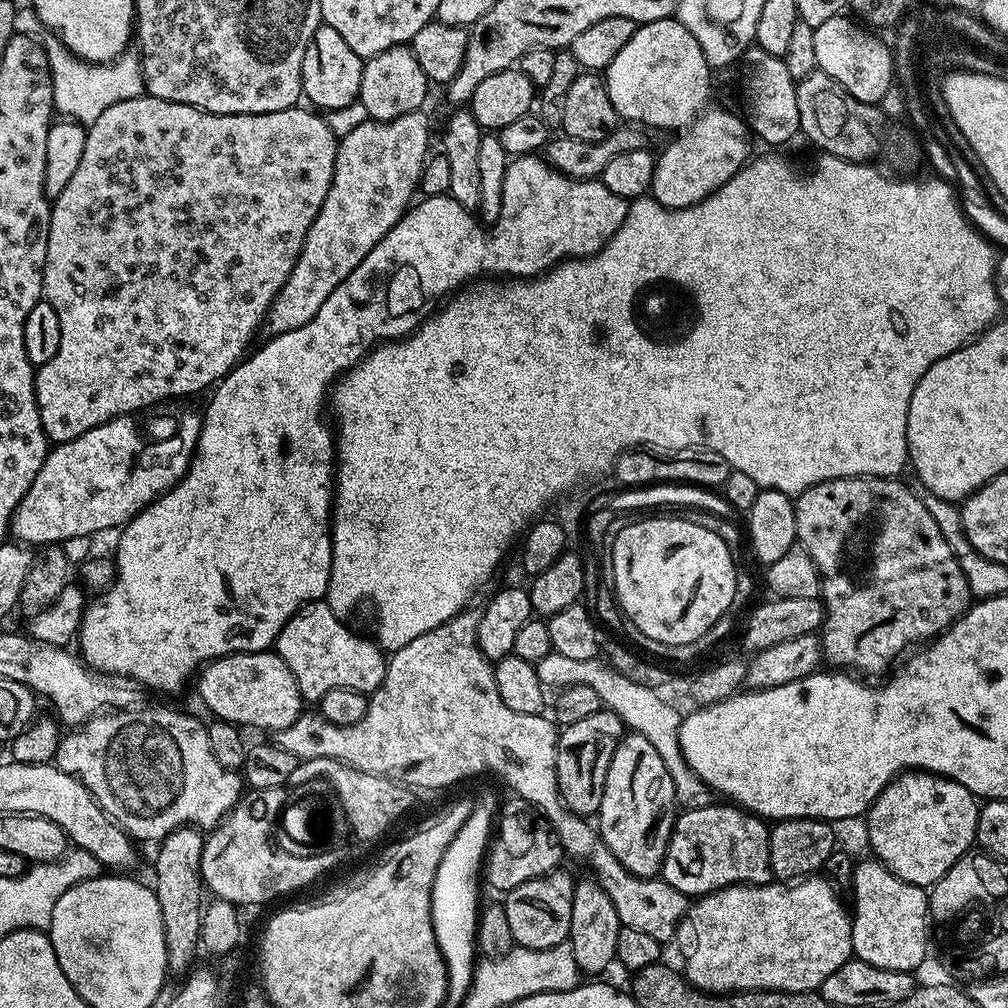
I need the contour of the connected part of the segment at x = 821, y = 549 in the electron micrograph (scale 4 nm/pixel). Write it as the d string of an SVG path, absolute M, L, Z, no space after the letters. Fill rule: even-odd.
M845 476L843 480L827 480L814 485L812 488L807 488L794 500L796 506L796 539L799 544L806 546L806 550L814 558L814 562L820 571L820 590L824 601L822 656L827 663L828 660L832 663L829 665L840 670L861 668L864 672L880 672L883 668L889 667L888 669L891 669L897 663L896 656L901 655L900 657L903 657L905 655L904 648L909 647L908 649L911 649L921 642L928 642L939 636L940 633L952 625L952 621L957 620L968 611L974 600L970 586L966 582L966 574L962 574L954 550L950 550L950 542L946 542L946 538L942 534L941 521L939 519L935 520L932 517L931 510L906 485L899 484L900 482L896 478L881 478L879 476Z

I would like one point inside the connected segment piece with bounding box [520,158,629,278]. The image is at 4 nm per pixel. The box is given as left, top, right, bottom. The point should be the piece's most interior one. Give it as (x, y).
(571, 218)

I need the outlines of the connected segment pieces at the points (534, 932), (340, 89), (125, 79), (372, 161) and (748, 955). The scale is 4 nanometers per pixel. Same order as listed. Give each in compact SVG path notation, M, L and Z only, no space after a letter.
M557 870L548 872L545 876L530 878L530 882L514 886L503 897L510 934L514 934L519 947L546 950L567 941L570 934L570 910L574 910L576 880L564 871Z
M321 23L320 29L312 35L312 40L306 46L306 54L302 62L302 74L300 83L303 95L309 105L317 109L329 108L336 112L339 108L348 108L355 105L360 99L360 87L362 86L362 70L364 60L350 46L346 46L342 34L334 30L330 25Z
M30 6L17 7L14 33L31 40L38 38L43 44L52 75L52 107L61 117L87 126L96 121L102 110L114 106L114 102L129 100L144 92L144 76L140 73L140 62L135 51L125 51L123 56L110 64L90 64L86 60L79 60L55 32L45 29L44 23Z
M417 110L393 120L364 118L345 136L339 137L336 145L336 161L332 175L332 189L326 194L318 214L312 219L310 230L302 242L302 250L294 262L294 270L286 278L282 290L268 307L267 331L273 336L306 326L318 314L322 302L334 294L334 290L374 250L374 246L404 217L413 203L412 191L416 192L423 174L424 165L430 156L428 150L428 120L423 111Z
M813 874L799 882L731 884L729 888L693 899L674 937L684 959L684 979L704 992L721 994L754 990L817 991L838 966L853 959L852 917L836 895L837 889L827 879Z

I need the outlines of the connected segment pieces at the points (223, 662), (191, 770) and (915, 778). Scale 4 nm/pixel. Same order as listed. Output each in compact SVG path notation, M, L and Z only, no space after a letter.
M272 650L236 652L233 656L213 660L204 665L199 680L200 700L213 712L211 715L245 729L265 728L269 734L275 734L293 724L306 708L298 682L294 674L290 674L290 666L286 666L286 662Z
M152 704L149 708L137 706L135 708L125 708L123 710L113 711L111 714L97 714L75 730L68 730L61 735L60 745L56 747L54 763L66 774L78 778L86 790L98 802L98 806L104 811L111 820L116 821L133 841L153 840L159 842L164 839L166 834L170 834L175 828L180 828L183 824L191 824L195 827L205 830L211 830L231 812L234 805L240 800L246 785L239 771L222 766L218 758L214 758L214 750L210 750L210 738L205 721L195 720L192 716L187 716L184 712L179 712L176 708L163 708L160 704Z
M901 772L885 786L882 794L878 794L878 798L866 813L869 826L868 847L871 855L881 864L885 864L895 876L928 890L944 877L946 870L950 870L954 862L969 855L971 848L968 847L973 847L976 839L977 811L977 797L970 790L966 790L966 786L947 780L945 776L935 776L933 772Z

